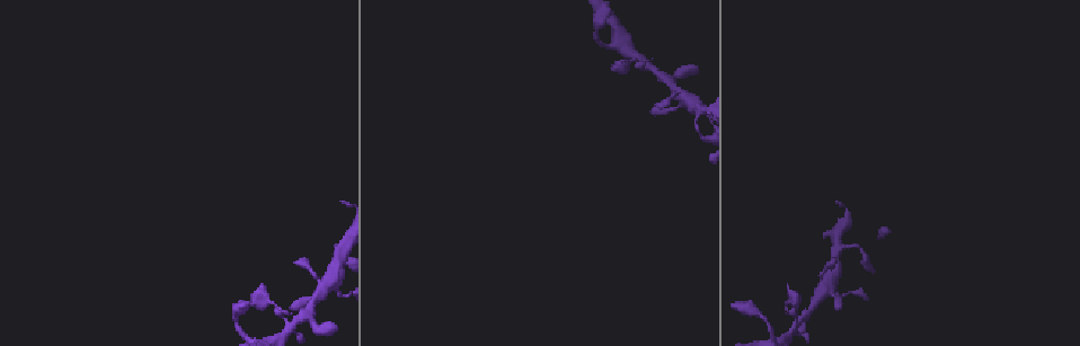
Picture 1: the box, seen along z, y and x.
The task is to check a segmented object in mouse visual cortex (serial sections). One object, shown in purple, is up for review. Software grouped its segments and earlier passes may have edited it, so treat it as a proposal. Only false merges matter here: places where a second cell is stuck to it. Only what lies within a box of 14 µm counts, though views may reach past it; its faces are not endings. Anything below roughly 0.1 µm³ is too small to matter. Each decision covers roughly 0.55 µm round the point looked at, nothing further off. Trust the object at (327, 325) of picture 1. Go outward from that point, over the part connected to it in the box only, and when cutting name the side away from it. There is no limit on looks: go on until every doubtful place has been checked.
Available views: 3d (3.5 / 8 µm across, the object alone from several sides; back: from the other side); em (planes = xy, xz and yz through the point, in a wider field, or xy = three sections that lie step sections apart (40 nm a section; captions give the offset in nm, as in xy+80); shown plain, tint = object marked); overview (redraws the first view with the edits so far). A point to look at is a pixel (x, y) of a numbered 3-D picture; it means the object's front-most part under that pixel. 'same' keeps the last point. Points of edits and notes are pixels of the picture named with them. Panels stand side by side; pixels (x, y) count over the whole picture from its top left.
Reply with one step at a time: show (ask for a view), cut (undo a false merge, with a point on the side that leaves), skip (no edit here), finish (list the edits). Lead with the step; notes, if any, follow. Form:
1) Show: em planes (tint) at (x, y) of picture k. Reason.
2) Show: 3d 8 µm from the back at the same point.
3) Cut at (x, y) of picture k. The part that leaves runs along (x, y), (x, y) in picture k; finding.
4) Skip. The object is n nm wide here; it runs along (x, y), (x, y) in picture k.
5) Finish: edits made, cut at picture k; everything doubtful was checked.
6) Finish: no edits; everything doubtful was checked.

Show: 3d 3.5 µm at (290, 328) of picture 1. Two arms in line, one across.

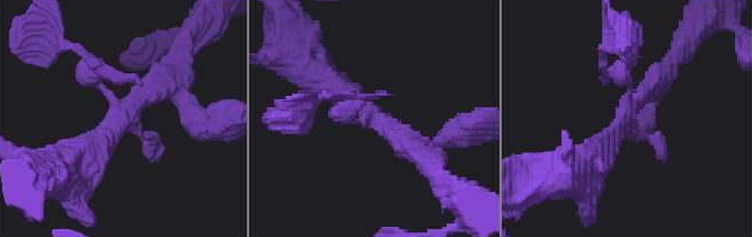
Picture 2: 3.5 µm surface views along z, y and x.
Show: em xy step 3 (tint) at (630, 113) of picture 2.

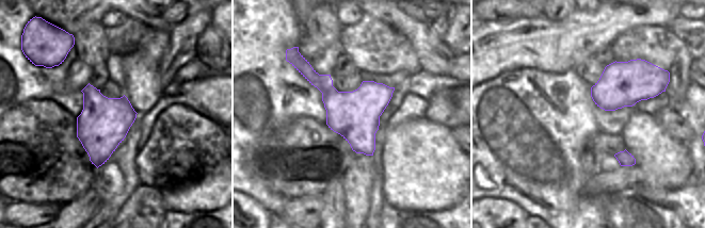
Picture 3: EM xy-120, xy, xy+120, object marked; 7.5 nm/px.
Skip. It runs along (187, 102), (149, 91), (76, 160) in picture 2; all the same cell.

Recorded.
Show: 3d 8 µm at (325, 288) of picture 1. A fork.

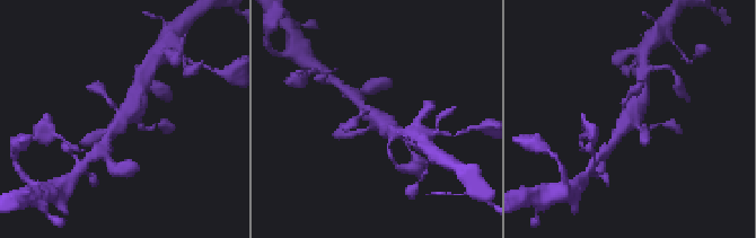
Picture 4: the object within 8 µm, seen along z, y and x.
Show: em xy step 3 (tint) at (628, 119) of picture 4.

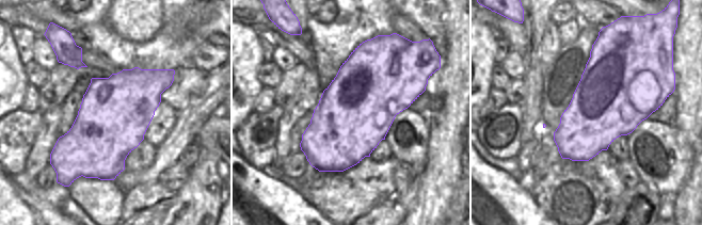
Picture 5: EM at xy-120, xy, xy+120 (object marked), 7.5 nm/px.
Skip. The object is 550 nm wide here; it runs along (612, 144), (642, 96) in picture 4; continuous, no second cell.

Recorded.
Show: 3d 8 µm at (275, 306) of picture 1. Sharp bend.

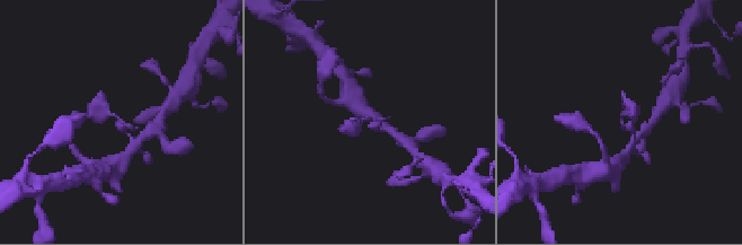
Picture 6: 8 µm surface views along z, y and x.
Show: em xy step 5 (tint) at (369, 119) of picture 6.

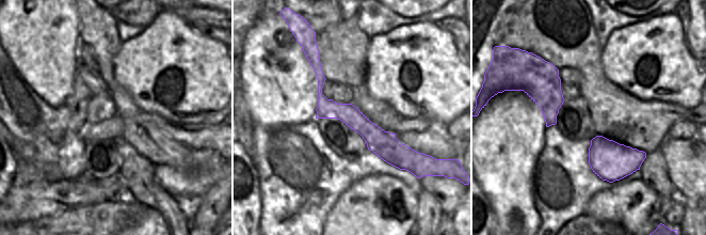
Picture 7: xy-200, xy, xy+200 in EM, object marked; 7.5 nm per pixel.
Skip. It runs along (133, 140), (98, 101) in picture 6; one cell here.

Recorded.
Finish: no edits; everything doubtful was checked.

